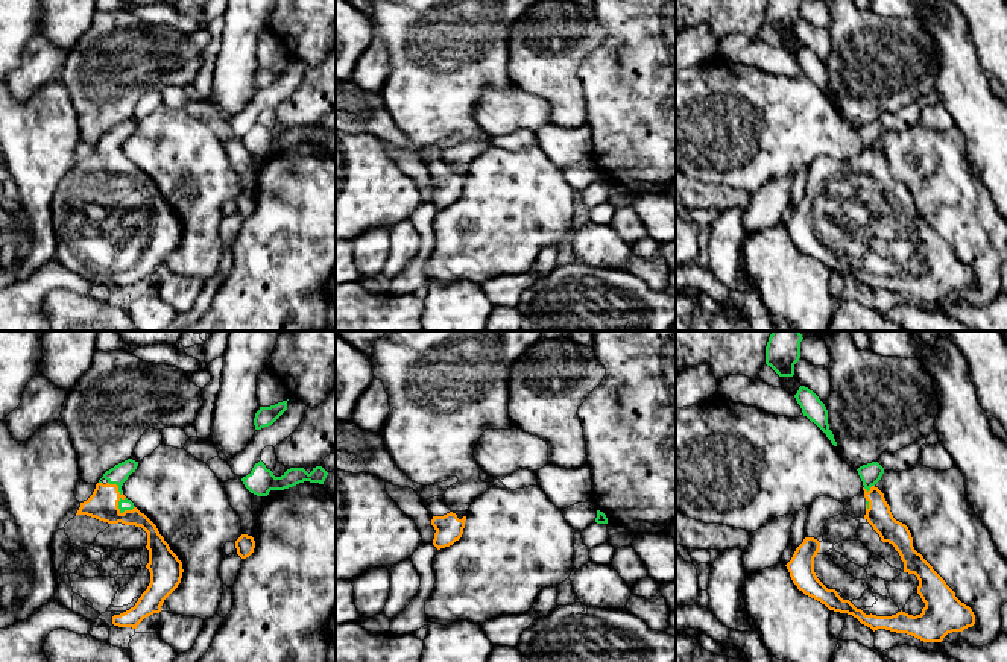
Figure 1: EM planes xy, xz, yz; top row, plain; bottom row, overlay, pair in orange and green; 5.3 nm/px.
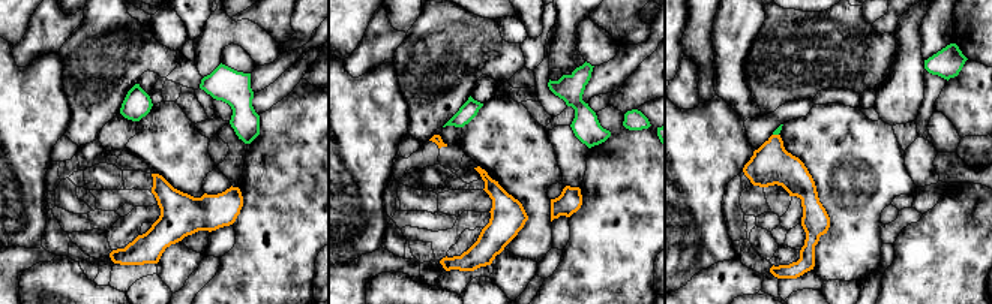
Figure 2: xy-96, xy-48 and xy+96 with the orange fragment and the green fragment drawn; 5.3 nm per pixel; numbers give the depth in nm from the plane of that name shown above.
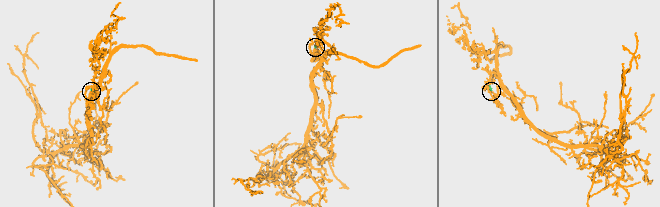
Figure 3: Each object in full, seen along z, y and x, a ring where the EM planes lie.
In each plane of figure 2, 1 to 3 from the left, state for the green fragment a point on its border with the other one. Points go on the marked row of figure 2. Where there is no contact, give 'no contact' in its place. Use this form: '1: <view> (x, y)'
1: no contact
2: no contact
3: xy+96 (776, 135)

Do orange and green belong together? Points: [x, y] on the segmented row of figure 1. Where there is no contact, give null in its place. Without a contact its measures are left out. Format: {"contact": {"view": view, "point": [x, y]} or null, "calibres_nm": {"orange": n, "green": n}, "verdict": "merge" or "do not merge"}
{"contact": {"view": "xy", "point": [119, 500]}, "calibres_nm": {"orange": 160, "green": 60}, "verdict": "merge"}

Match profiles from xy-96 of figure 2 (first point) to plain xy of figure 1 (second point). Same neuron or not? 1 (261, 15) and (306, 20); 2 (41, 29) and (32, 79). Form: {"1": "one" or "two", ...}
{"1": "one", "2": "one"}

